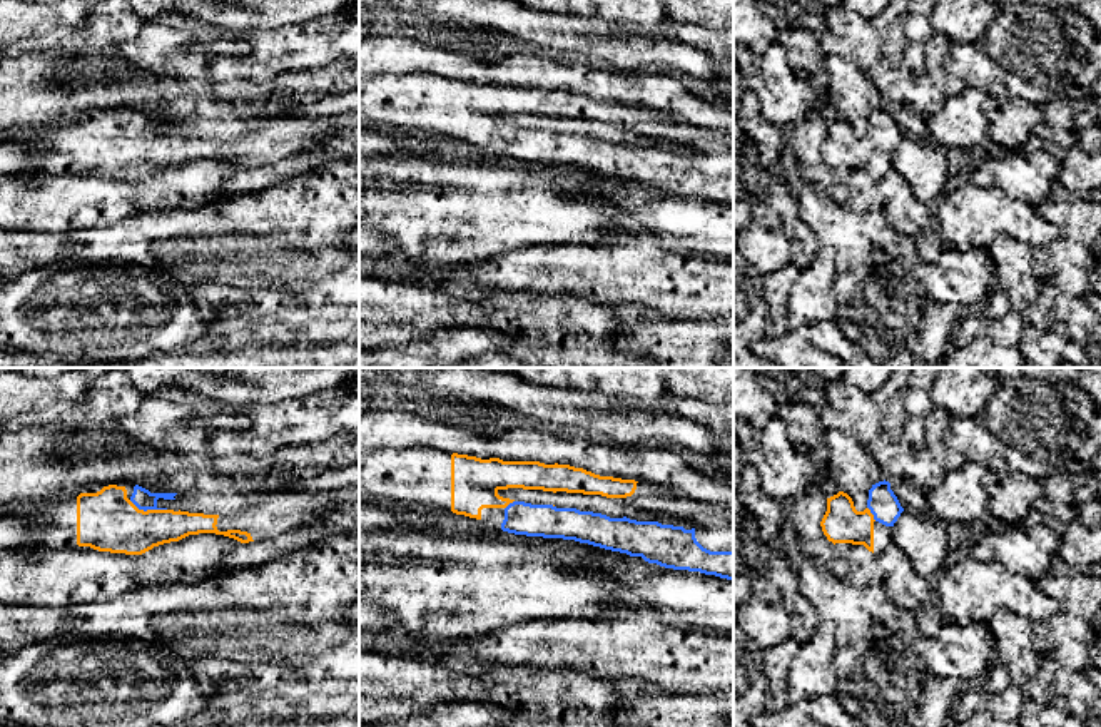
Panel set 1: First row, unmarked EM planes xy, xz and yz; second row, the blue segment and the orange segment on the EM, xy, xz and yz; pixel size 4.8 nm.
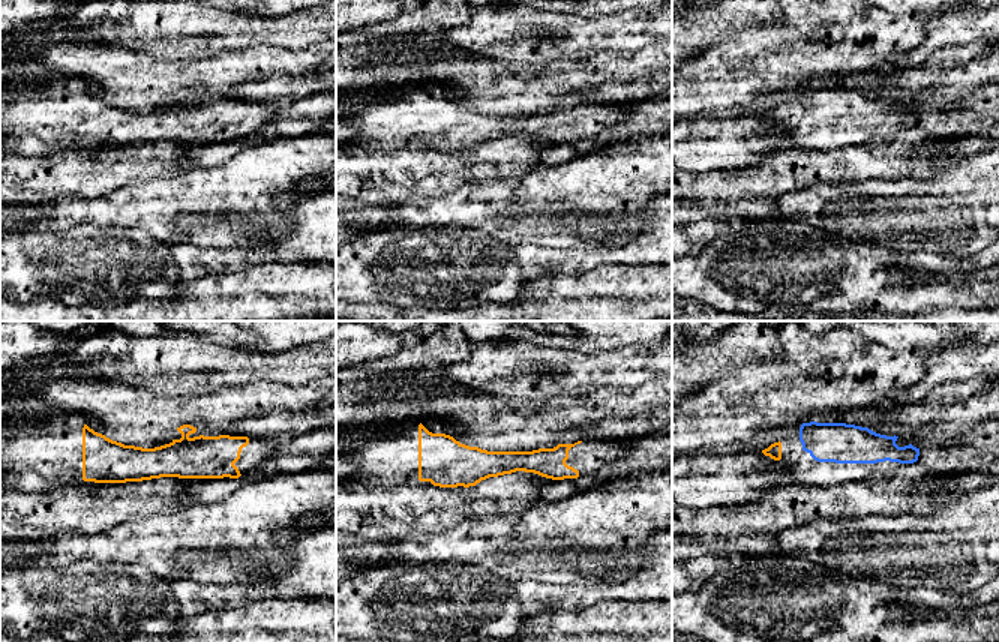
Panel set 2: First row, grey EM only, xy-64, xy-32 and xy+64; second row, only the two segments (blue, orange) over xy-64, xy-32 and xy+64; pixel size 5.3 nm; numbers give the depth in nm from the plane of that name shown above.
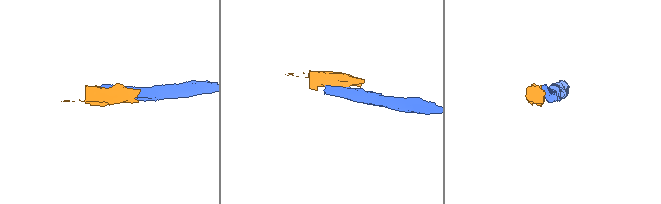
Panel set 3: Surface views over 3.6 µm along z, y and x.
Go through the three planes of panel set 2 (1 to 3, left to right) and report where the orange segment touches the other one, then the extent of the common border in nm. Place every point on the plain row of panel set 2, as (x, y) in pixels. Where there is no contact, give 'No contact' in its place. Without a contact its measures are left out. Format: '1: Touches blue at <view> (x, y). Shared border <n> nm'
1: No contact
2: No contact
3: No contact

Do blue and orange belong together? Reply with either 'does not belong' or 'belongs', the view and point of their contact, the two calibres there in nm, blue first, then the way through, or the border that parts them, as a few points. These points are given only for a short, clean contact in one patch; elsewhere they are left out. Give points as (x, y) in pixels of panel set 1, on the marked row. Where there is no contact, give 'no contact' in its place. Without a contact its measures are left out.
belongs; meets blue in xy at (147, 508); 100 nm thick on the blue side, 300 nm on the other; runs through xy (142, 498), (147, 508), (136, 520), (107, 520)

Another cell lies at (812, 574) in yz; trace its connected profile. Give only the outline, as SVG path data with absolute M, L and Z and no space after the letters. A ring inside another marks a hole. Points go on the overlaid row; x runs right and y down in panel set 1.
M805 558L795 572L800 592L815 605L819 618L835 625L839 647L897 635L901 610L880 587L834 577L825 558Z

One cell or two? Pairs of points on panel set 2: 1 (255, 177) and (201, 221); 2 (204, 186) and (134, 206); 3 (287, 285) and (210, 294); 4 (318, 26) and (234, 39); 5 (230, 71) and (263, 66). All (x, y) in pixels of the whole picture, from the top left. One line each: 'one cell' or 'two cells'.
1: one cell
2: one cell
3: one cell
4: one cell
5: one cell

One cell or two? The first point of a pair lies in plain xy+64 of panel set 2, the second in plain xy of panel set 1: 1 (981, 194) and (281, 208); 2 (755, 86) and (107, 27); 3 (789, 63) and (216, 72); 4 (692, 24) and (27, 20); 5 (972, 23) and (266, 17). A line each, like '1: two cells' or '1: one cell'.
1: one cell
2: one cell
3: two cells
4: one cell
5: two cells

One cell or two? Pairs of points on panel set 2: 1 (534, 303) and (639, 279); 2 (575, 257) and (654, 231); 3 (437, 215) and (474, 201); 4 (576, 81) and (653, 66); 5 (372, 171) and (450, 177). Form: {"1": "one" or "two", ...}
{"1": "one", "2": "one", "3": "one", "4": "one", "5": "one"}

